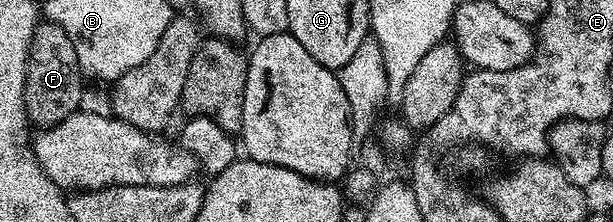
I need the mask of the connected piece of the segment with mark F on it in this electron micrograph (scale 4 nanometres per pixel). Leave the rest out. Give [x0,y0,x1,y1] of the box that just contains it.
[25,22,84,129]

